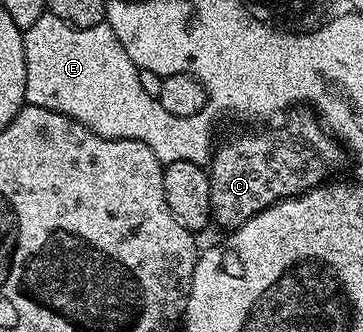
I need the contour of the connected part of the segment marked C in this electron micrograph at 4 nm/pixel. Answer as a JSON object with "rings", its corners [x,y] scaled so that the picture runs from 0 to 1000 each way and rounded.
{"rings":[[[829,337],[799,340],[799,355],[755,392],[730,392],[722,404],[653,404],[590,449],[570,500],[576,642],[590,672],[631,681],[620,687],[667,681],[691,663],[691,651],[782,596],[843,584],[848,572],[898,557],[926,527],[917,521],[939,500],[942,443],[860,340],[818,340]]]}

